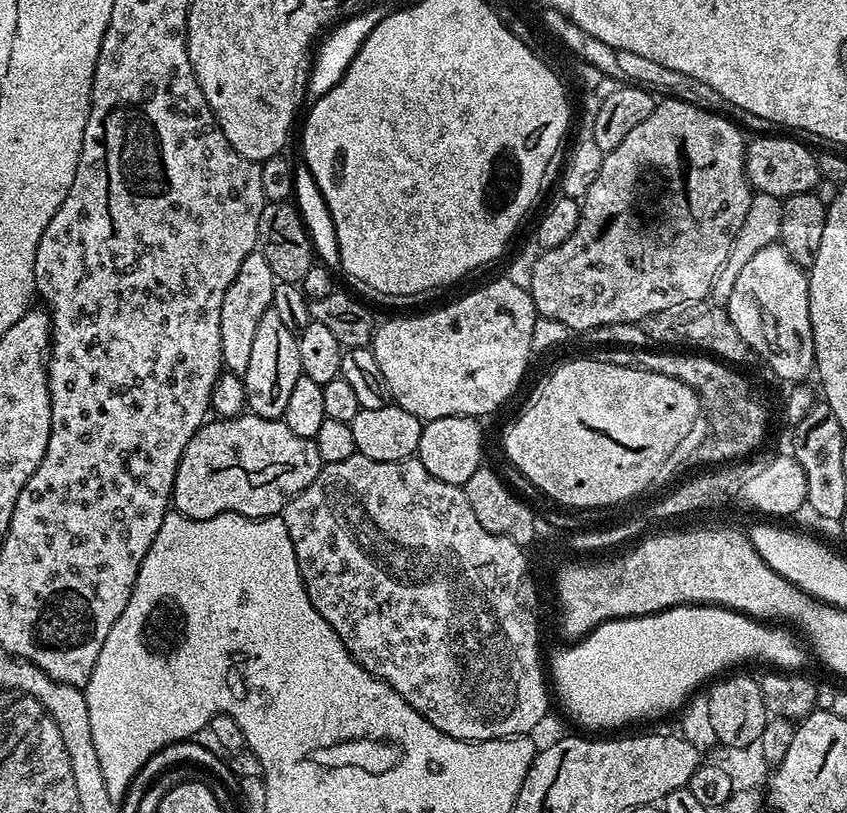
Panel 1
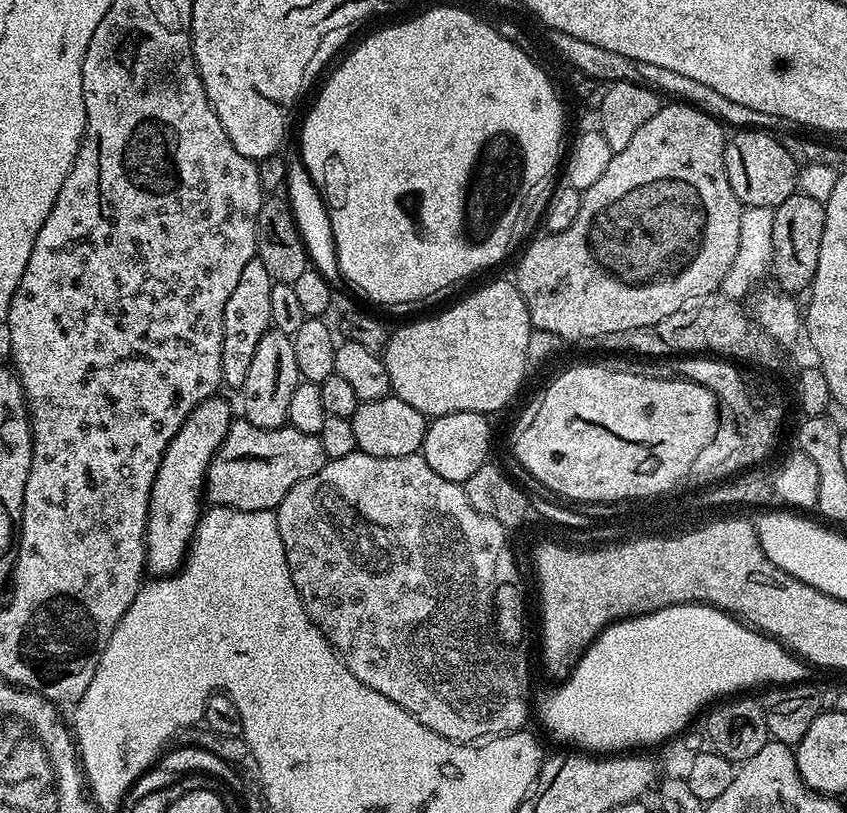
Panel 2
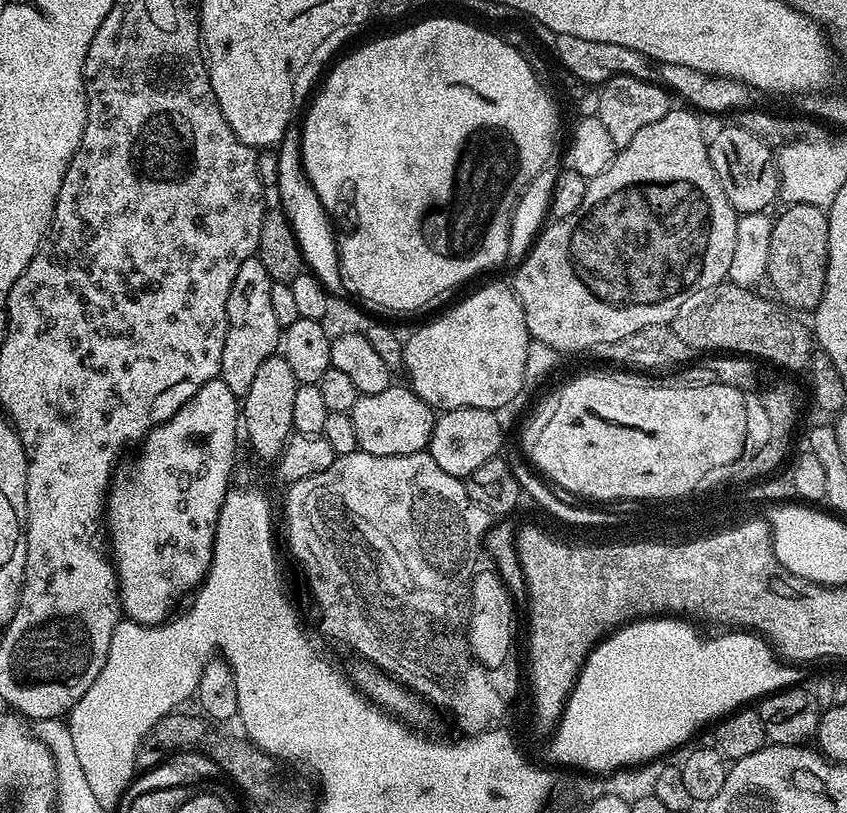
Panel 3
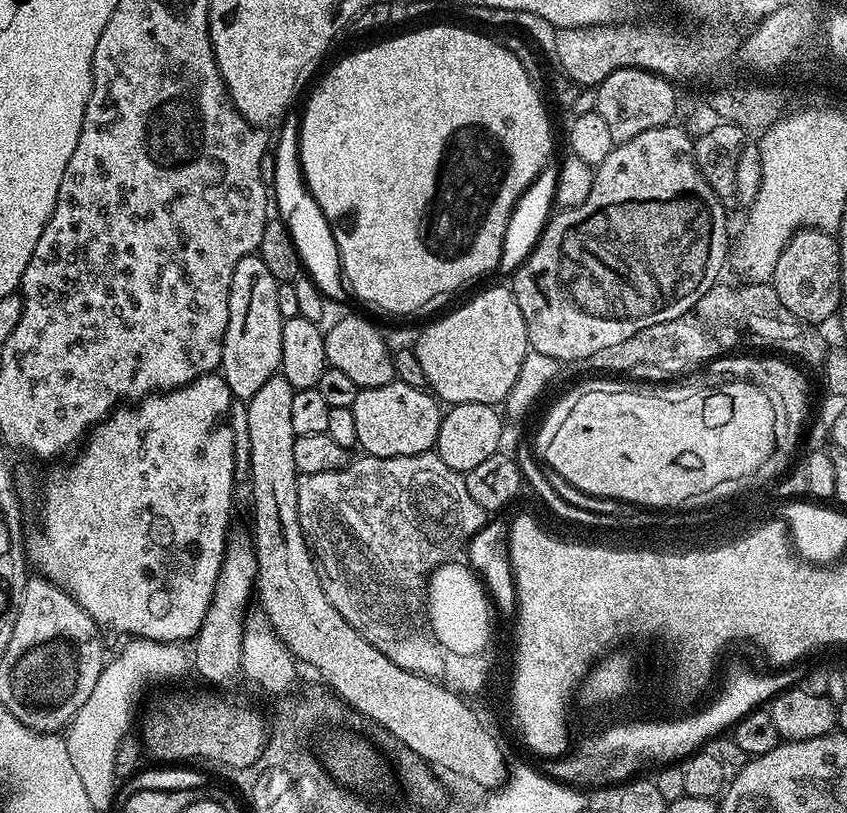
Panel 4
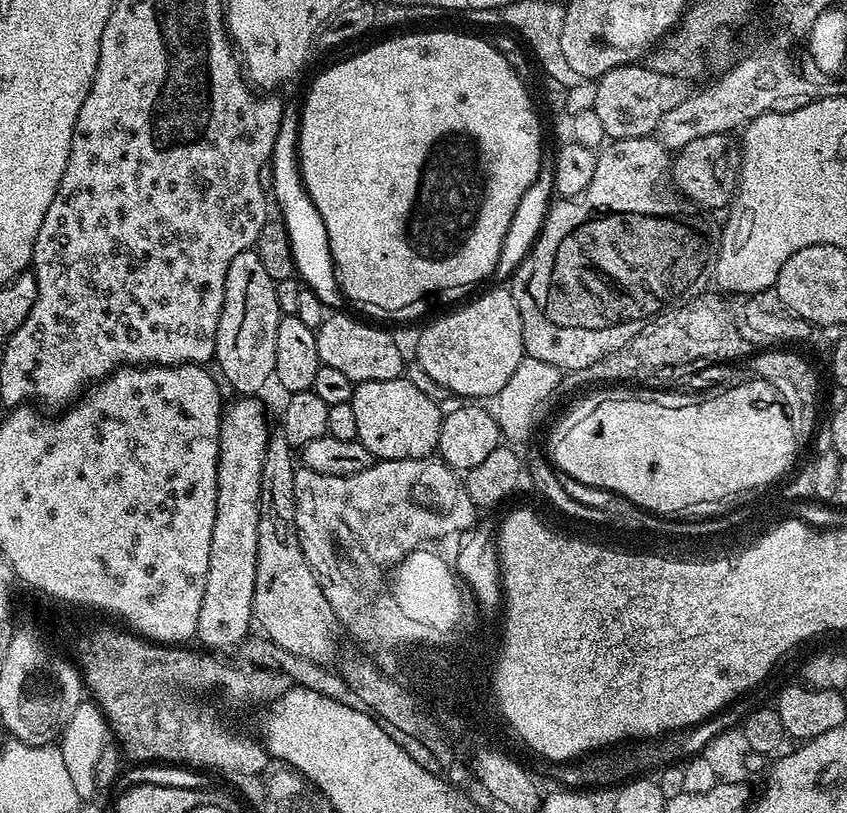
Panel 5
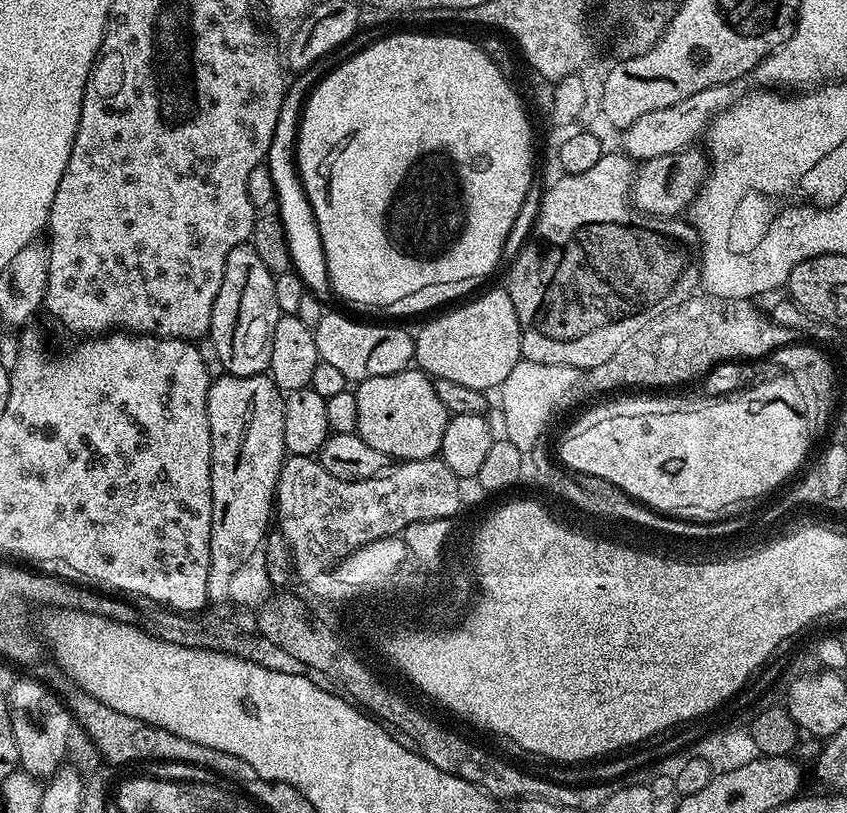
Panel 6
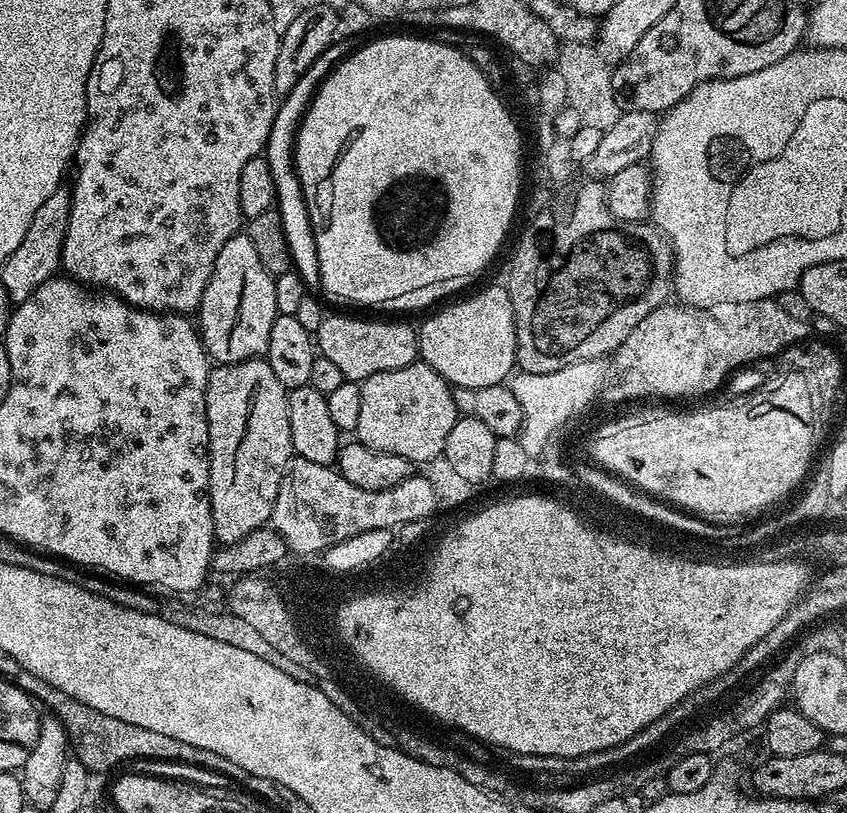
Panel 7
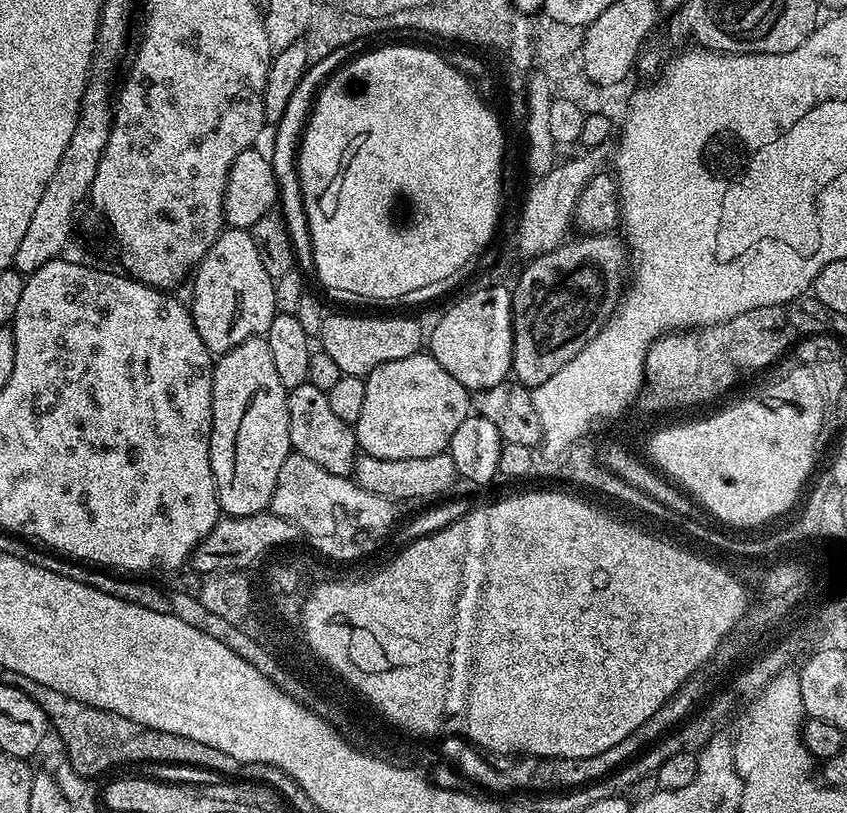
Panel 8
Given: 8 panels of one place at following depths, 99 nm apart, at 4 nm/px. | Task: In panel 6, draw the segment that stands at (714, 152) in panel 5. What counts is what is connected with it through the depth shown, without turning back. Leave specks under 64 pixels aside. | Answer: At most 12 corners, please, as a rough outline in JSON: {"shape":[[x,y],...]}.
{"shape":[[689,146],[635,169],[630,199],[646,216],[676,218],[710,171]]}

